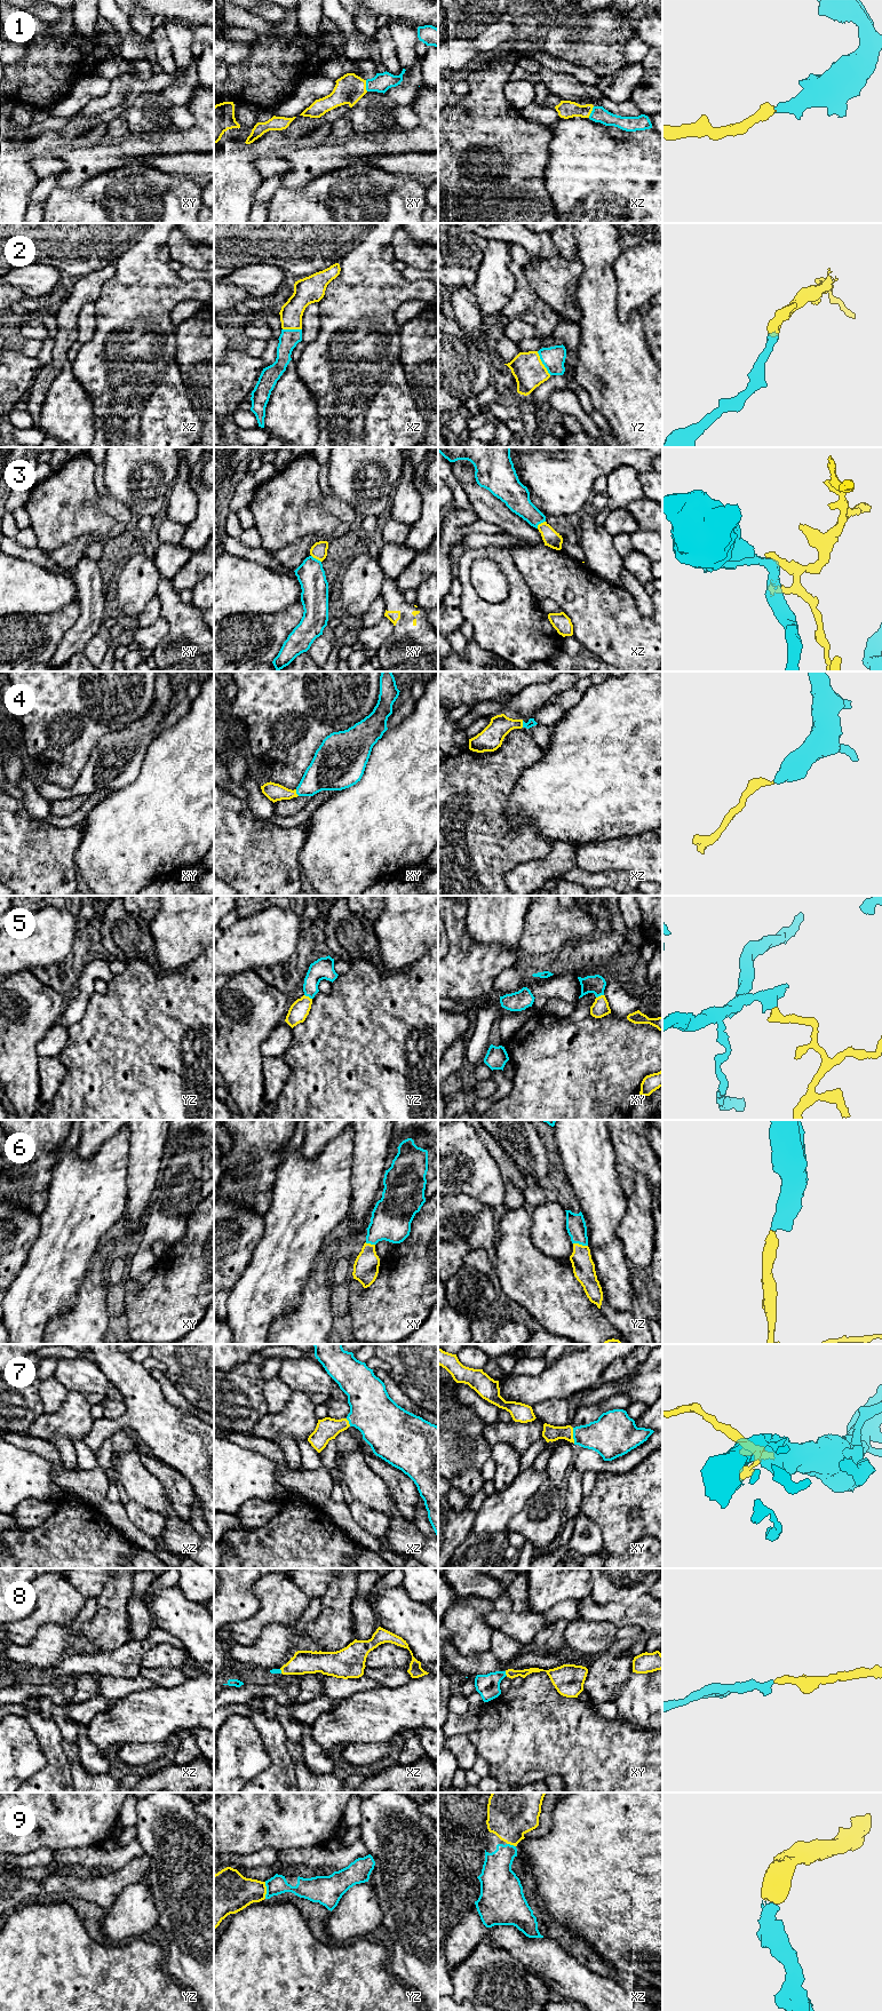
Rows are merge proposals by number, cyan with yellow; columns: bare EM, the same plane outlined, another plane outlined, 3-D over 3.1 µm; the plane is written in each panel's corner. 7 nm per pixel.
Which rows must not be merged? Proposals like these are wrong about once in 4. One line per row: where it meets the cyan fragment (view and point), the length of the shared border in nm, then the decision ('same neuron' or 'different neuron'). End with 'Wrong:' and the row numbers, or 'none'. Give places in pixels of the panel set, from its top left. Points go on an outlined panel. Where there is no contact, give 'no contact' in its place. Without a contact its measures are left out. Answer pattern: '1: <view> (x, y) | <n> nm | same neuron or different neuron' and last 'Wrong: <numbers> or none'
1: xy (366, 86) | 80 nm | same neuron
2: yz (542, 363) | 190 nm | same neuron
3: xz (540, 523) | 80 nm | different neuron
4: xy (296, 793) | 50 nm | same neuron
5: yz (308, 995) | 70 nm | same neuron
6: yz (580, 1244) | 110 nm | same neuron
7: xy (573, 1436) | 110 nm | same neuron
8: xy (505, 1674) | 40 nm | same neuron
9: yz (267, 1890) | 120 nm | same neuron
Wrong: 3

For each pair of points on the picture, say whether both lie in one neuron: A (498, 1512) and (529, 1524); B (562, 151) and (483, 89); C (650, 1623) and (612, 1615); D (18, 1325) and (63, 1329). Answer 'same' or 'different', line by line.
A: different
B: different
C: same
D: different

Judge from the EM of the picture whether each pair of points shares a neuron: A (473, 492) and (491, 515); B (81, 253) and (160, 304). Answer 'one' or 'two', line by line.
A: one
B: two

